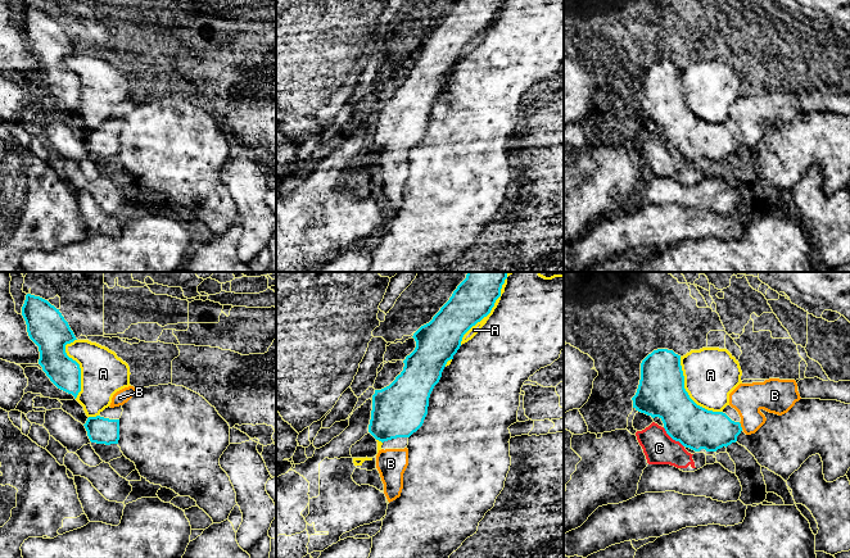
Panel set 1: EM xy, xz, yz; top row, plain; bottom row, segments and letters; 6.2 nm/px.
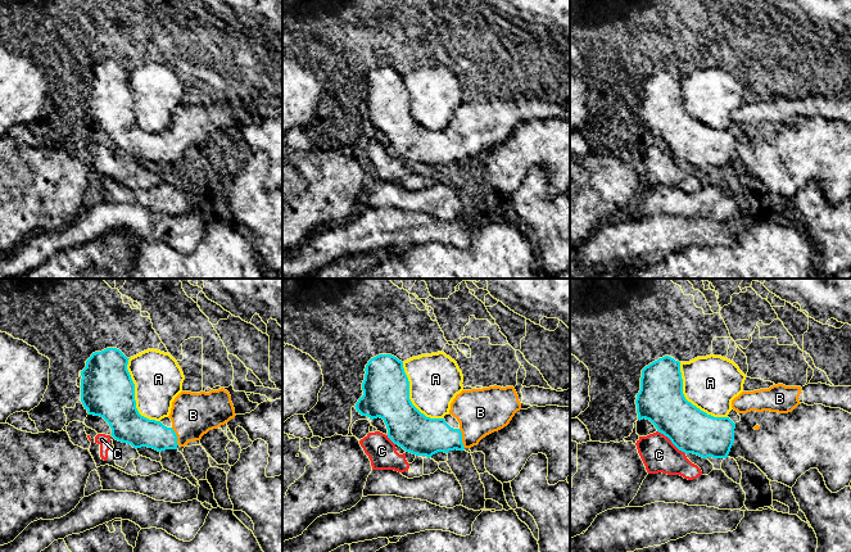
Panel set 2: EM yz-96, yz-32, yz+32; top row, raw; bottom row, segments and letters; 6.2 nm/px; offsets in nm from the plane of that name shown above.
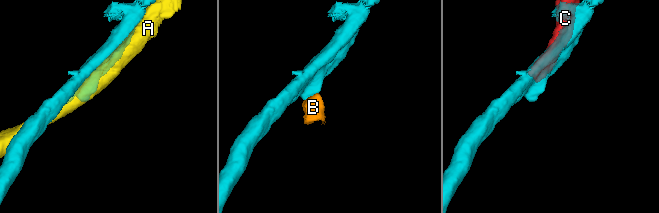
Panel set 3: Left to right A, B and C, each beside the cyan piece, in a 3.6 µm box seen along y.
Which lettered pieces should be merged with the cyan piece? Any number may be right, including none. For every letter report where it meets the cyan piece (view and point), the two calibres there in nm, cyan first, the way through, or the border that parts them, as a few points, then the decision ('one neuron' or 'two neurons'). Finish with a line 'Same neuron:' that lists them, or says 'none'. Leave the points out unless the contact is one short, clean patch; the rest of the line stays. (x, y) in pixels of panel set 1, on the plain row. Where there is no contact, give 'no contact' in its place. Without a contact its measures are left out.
A: contact yz (687, 105); calibres 300 and 340 nm; two neurons
B: contact yz (740, 139); calibres 260 and 200 nm; way yz (700, 141), (740, 139), (747, 131), (747, 112); one neuron
C: contact yz (673, 152); calibres 260 and 200 nm; two neurons
Same neuron: B

